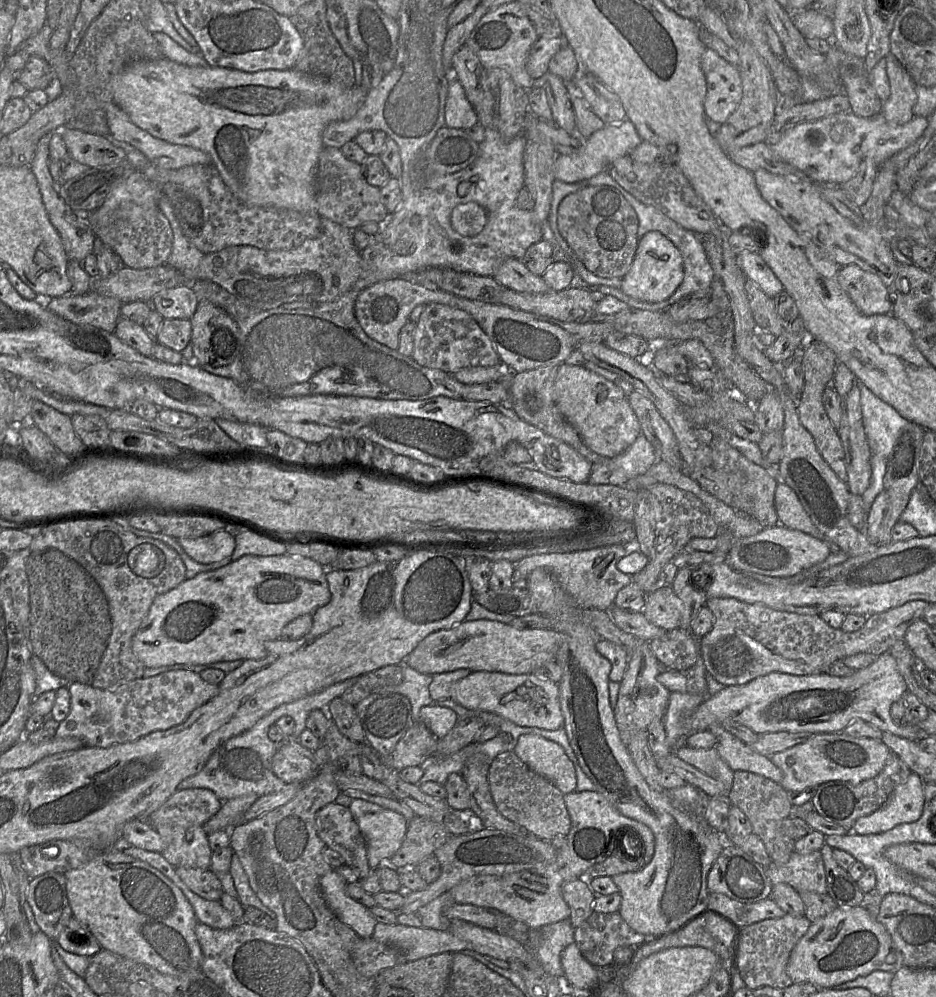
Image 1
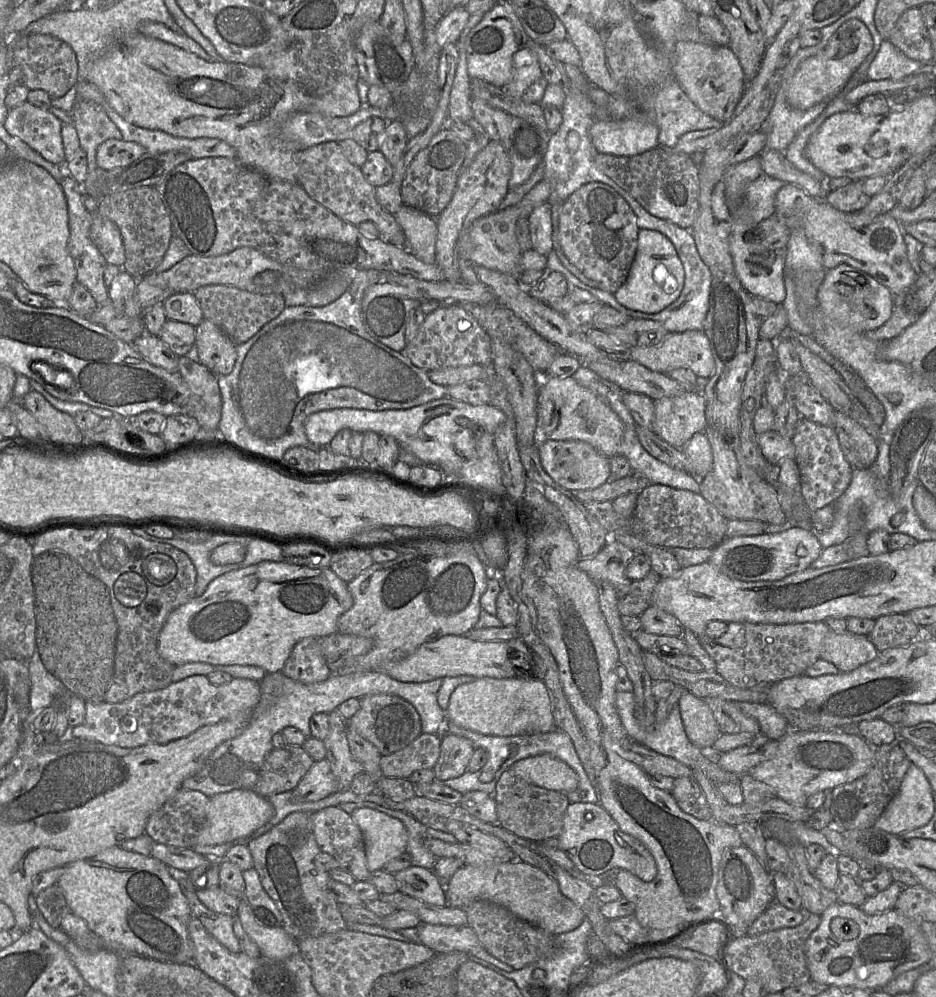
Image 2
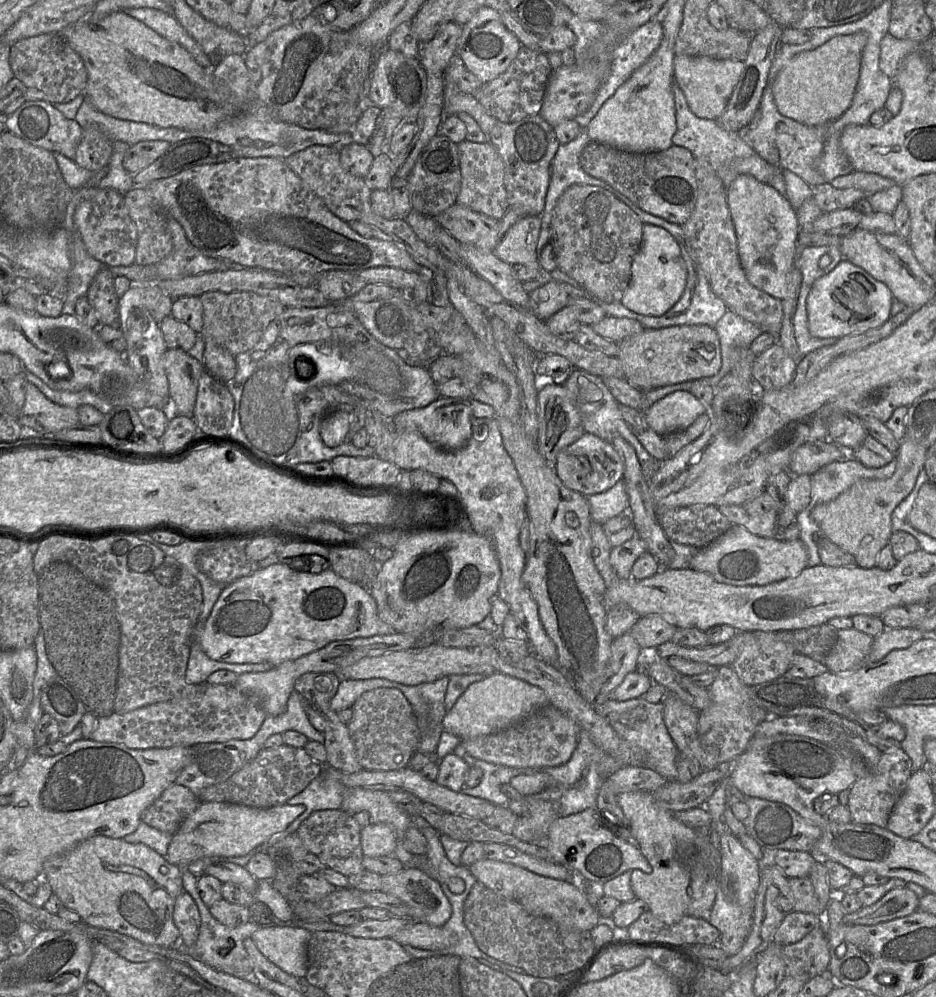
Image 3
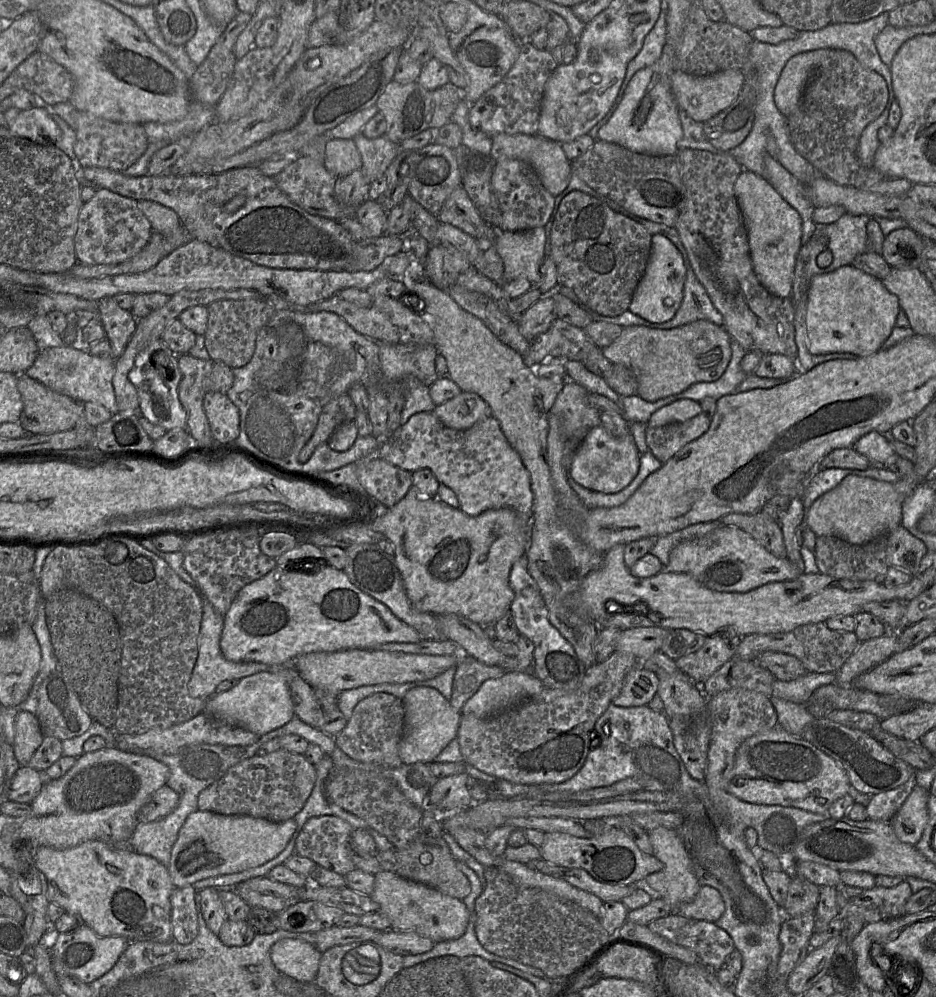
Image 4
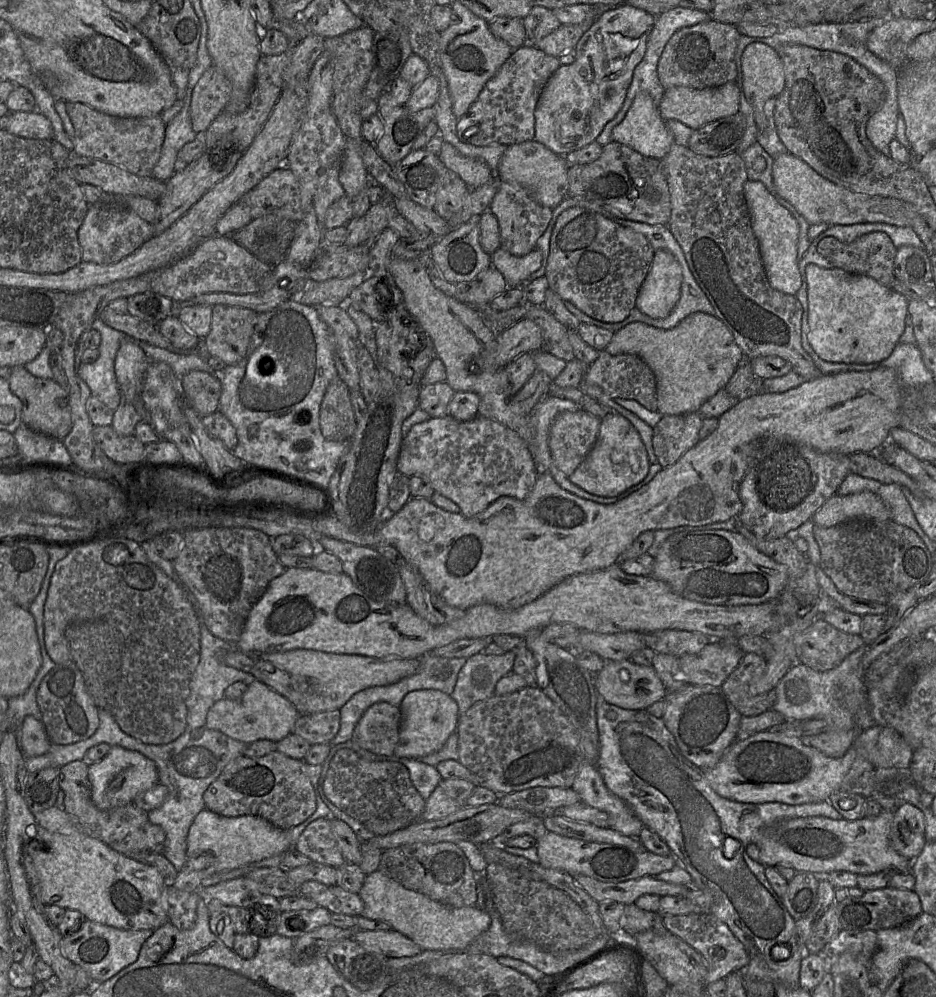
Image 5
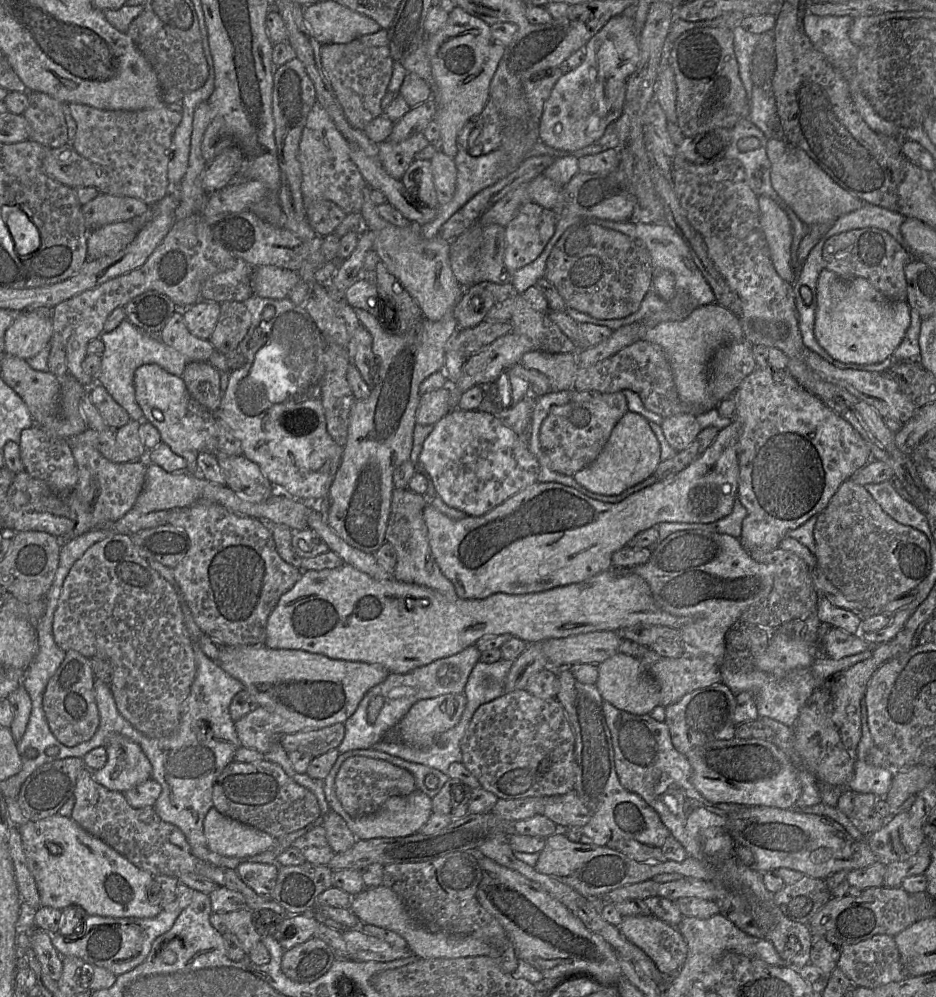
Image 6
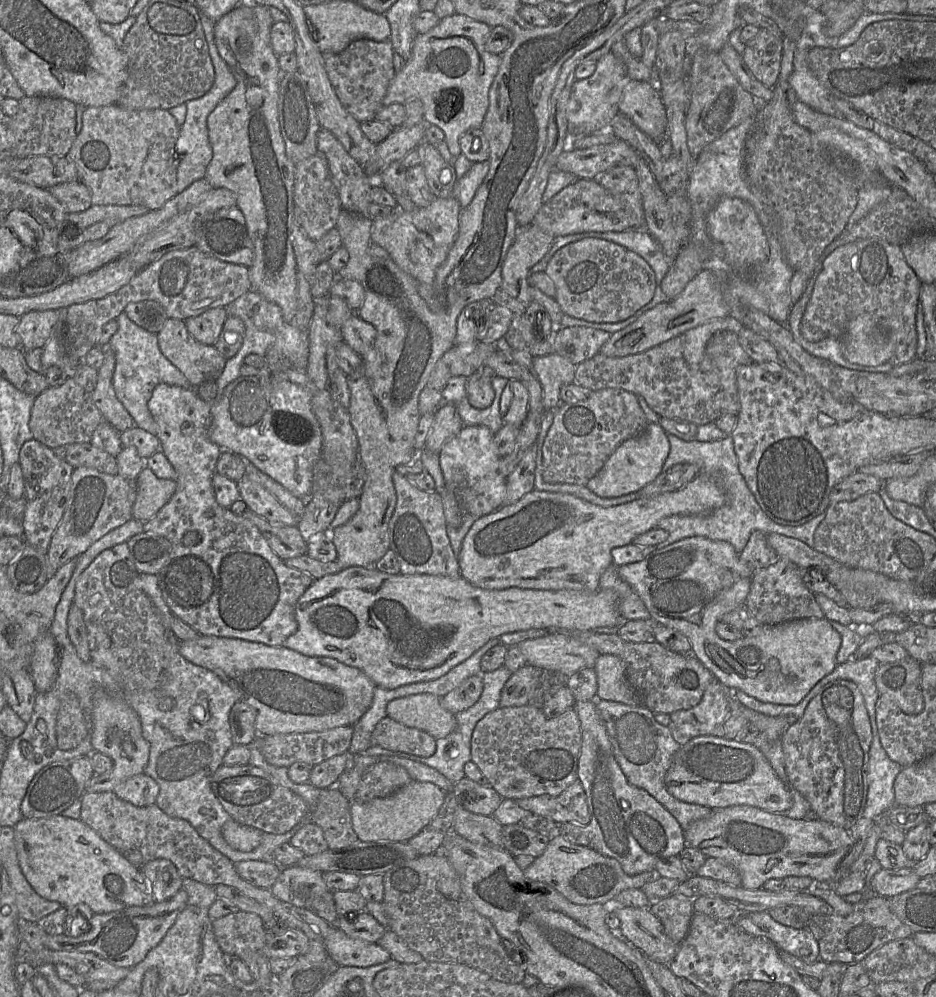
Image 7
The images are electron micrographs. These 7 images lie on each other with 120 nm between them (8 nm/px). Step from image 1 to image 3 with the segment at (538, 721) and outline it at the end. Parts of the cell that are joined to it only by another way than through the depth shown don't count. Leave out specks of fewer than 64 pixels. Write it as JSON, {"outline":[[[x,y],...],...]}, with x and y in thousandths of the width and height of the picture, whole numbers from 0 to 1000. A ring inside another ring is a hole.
{"outline":[[[530,674],[513,684],[503,686],[476,715],[472,728],[474,733],[487,737],[493,742],[502,741],[544,730],[585,707],[585,699],[578,690]]]}

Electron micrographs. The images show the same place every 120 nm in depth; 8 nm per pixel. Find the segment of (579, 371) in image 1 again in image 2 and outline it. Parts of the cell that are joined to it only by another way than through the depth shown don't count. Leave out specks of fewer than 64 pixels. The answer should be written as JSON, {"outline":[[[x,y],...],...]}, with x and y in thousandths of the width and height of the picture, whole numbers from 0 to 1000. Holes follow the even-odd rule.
{"outline":[[[578,376],[572,446],[575,447],[575,438],[584,441],[620,441],[629,444],[645,457],[655,458],[660,453],[666,433],[666,424],[652,407],[619,386],[611,377],[597,379]]]}

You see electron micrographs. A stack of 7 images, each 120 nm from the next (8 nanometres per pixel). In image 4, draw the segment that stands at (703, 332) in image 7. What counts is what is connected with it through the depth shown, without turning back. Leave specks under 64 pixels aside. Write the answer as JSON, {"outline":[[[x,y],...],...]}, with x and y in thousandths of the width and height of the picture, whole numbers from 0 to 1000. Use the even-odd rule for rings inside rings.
{"outline":[[[745,321],[718,330],[691,327],[666,328],[663,335],[643,350],[654,365],[665,365],[678,376],[681,397],[691,403],[724,395],[740,385],[768,380],[781,360],[780,337],[772,328],[755,321]]]}

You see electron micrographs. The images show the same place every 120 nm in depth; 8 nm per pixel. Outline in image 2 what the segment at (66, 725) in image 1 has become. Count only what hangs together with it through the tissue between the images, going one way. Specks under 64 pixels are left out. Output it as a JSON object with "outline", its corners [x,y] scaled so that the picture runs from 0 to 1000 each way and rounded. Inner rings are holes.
{"outline":[[[204,678],[184,684],[171,692],[147,695],[129,705],[91,704],[91,722],[89,726],[78,730],[77,737],[82,742],[129,750],[178,746],[199,739],[215,729],[251,721],[255,716],[269,716],[278,701],[279,692],[275,683],[248,681],[245,685],[229,688],[221,678]]]}

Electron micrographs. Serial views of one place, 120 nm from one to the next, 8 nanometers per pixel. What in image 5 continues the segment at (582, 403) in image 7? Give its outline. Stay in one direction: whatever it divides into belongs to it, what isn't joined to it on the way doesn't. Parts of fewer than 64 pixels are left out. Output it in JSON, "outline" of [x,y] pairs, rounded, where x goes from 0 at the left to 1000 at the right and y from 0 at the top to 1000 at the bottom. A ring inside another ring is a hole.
{"outline":[[[624,410],[594,417],[587,431],[592,465],[605,477],[613,474],[636,446],[643,420]]]}

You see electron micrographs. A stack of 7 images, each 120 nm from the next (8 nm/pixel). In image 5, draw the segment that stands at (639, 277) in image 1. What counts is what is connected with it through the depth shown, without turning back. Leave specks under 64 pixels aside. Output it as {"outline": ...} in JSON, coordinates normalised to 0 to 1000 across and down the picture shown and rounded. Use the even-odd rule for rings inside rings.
{"outline":[[[713,250],[700,251],[678,308],[696,319],[712,318],[726,299],[728,283],[729,270],[721,257]]]}

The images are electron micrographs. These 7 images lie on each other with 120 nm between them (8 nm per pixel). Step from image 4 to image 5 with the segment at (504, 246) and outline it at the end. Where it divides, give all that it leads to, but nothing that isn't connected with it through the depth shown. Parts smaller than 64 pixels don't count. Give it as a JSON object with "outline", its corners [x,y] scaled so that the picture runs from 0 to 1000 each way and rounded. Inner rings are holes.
{"outline":[[[533,248],[525,261],[525,266],[537,275],[543,288],[558,288],[579,267],[579,253],[573,248],[560,257],[549,257]]]}

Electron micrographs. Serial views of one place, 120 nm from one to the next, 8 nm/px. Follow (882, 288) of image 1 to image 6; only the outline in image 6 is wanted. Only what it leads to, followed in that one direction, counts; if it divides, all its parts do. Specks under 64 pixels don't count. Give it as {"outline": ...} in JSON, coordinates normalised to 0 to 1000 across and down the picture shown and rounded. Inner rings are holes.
{"outline":[[[885,270],[875,275],[872,302],[871,339],[889,359],[901,364],[944,362],[953,357],[972,324],[968,302],[948,299],[923,279],[901,280]]]}

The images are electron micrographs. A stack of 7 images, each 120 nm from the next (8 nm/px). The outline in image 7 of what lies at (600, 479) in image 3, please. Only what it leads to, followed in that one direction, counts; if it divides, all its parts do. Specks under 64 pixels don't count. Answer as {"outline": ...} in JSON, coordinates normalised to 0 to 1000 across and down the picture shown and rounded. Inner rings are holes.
{"outline":[[[693,424],[687,434],[667,442],[658,449],[626,488],[643,499],[682,493],[706,474],[715,452],[716,444],[710,431],[703,424]]]}

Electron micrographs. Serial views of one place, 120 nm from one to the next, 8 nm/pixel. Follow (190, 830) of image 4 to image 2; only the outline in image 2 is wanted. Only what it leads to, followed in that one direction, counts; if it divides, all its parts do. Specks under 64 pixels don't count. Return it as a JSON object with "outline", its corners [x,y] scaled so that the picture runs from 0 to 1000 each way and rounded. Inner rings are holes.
{"outline":[[[248,792],[224,800],[220,820],[208,840],[208,849],[226,849],[261,847],[267,844],[267,838],[283,827],[294,812],[285,800],[279,799],[268,792]]]}

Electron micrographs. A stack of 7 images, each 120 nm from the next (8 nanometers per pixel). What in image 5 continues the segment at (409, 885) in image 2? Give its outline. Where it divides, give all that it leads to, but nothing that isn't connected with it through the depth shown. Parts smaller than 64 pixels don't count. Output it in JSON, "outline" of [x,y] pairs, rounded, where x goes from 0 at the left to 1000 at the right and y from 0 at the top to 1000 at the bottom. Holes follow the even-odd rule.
{"outline":[[[406,873],[391,878],[384,894],[389,906],[387,920],[416,927],[454,953],[498,953],[525,926],[524,918],[507,909],[483,910],[432,891]]]}

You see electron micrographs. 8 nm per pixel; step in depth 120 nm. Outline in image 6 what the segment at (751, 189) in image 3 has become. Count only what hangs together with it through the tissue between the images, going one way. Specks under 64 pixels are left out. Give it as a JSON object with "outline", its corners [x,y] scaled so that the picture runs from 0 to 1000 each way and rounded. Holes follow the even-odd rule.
{"outline":[[[812,196],[809,201],[812,227],[828,271],[837,281],[847,285],[850,272],[845,265],[845,223],[839,212],[824,199]]]}

